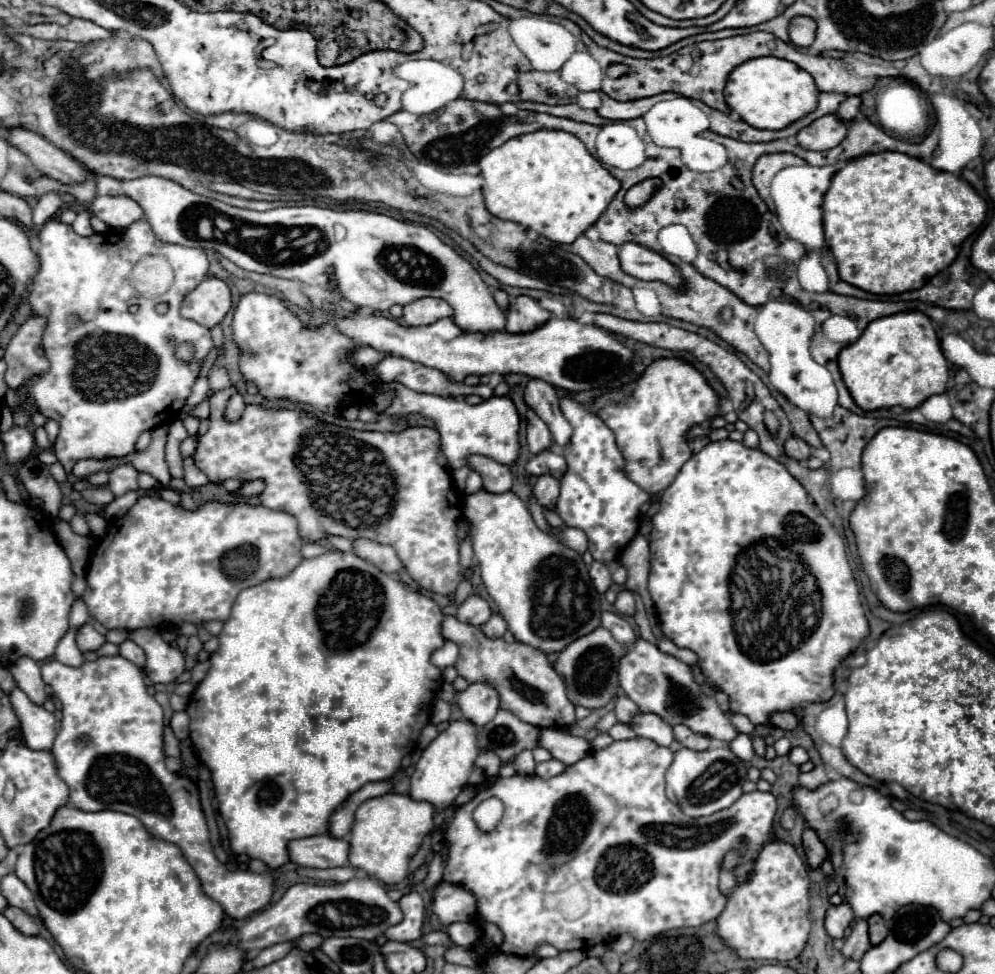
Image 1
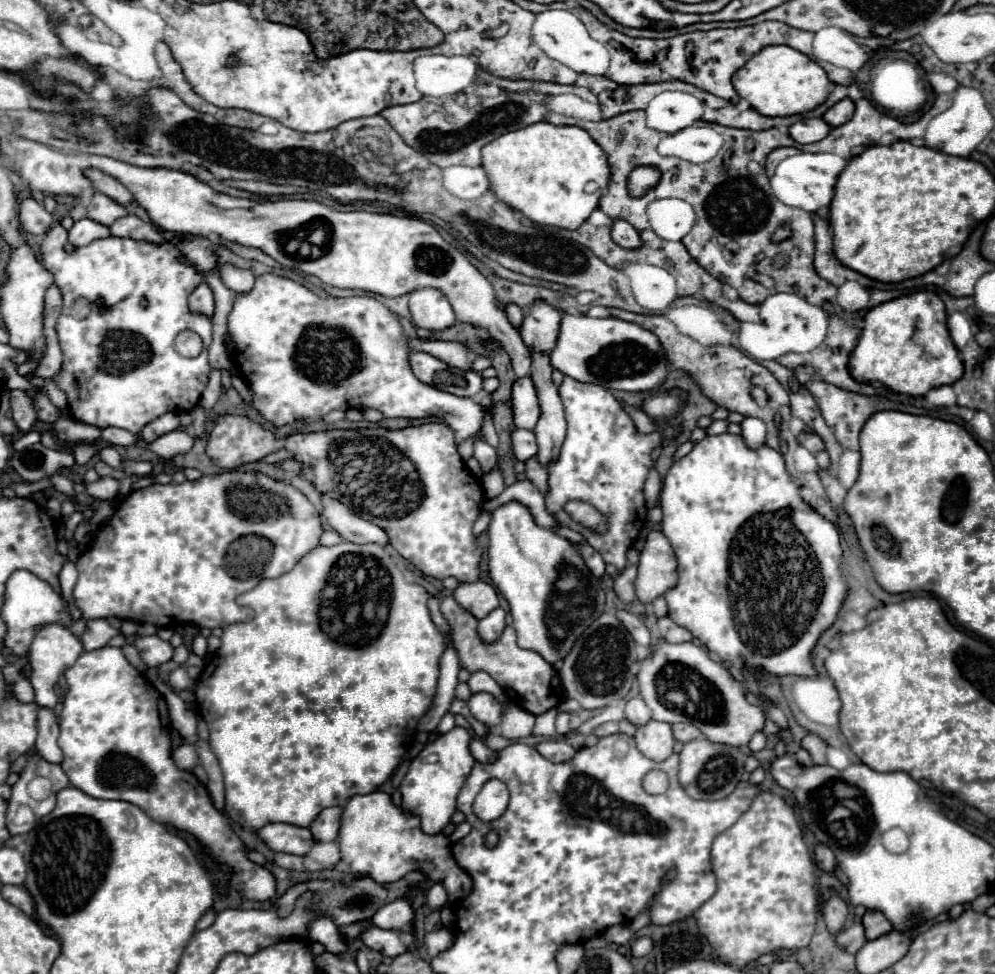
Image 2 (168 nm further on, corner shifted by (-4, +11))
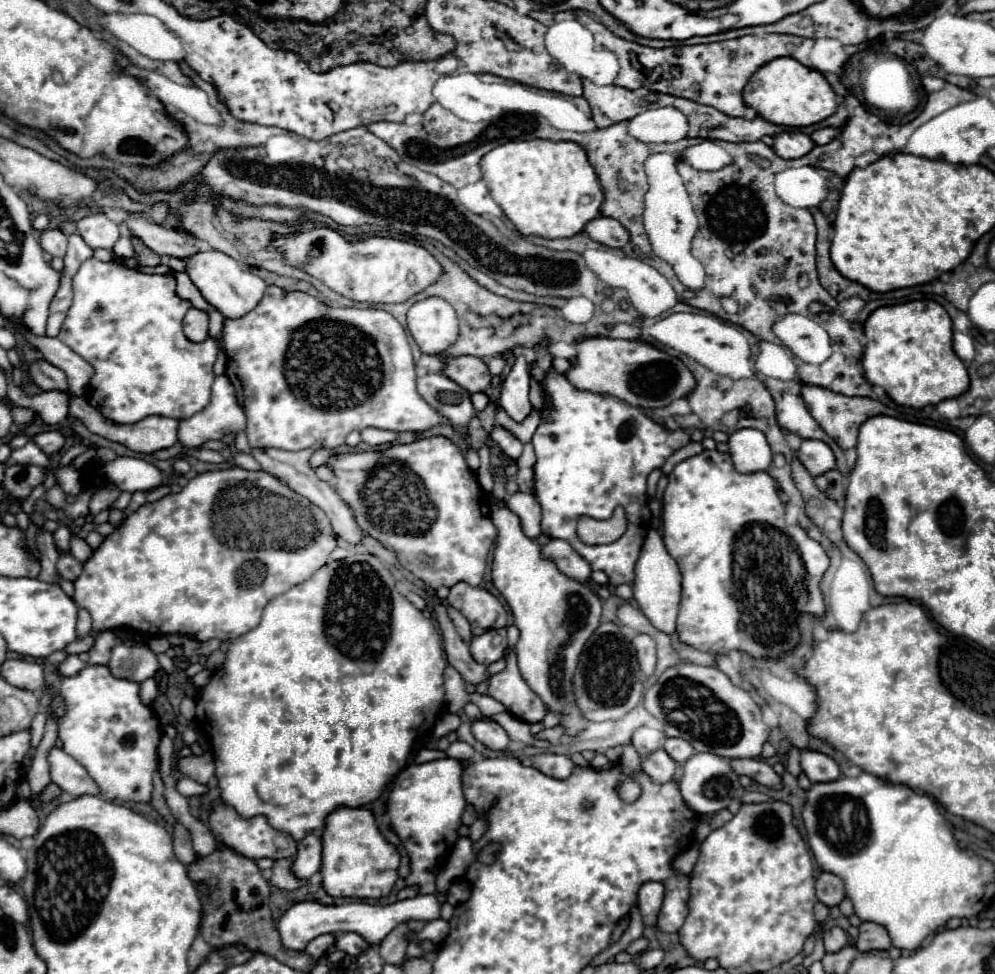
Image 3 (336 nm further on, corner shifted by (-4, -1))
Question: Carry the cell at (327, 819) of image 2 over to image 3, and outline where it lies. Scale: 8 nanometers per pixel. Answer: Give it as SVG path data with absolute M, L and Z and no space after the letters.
M308 834L304 840L298 842L298 852L294 858L294 864L290 866L290 872L298 880L308 880L314 872L320 870L322 862L322 842L318 834Z

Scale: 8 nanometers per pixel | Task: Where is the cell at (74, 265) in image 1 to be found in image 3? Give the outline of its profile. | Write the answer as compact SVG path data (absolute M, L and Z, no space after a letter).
M88 258L78 274L72 278L74 302L62 322L58 338L76 354L90 362L96 370L90 382L90 404L118 424L136 424L146 416L168 416L186 420L202 412L210 402L210 388L214 382L212 366L216 362L218 346L212 338L202 344L190 342L182 332L182 318L192 306L176 294L176 280L162 274L142 274L130 270L120 262L100 262Z

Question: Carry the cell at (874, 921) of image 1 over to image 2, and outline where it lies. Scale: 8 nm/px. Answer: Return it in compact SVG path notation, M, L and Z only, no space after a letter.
M868 910L862 918L862 924L866 928L866 938L868 940L880 938L882 934L888 934L894 928L892 922L880 910Z

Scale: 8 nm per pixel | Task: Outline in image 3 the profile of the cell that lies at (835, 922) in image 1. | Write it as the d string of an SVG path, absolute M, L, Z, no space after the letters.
M830 928L824 934L824 948L826 948L826 952L838 952L846 944L848 944L848 936L846 936L846 932L842 928Z

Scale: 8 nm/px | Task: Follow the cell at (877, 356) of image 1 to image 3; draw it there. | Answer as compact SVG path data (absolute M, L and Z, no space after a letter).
M914 300L896 306L882 306L874 310L864 322L866 348L862 356L862 368L870 384L882 386L890 398L900 406L924 408L934 406L946 398L956 398L964 394L970 386L970 378L964 362L954 354L952 348L952 320L948 312L934 300Z

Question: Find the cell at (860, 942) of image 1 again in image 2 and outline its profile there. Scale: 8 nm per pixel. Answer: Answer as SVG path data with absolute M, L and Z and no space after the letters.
M854 922L850 928L836 934L836 942L850 954L856 954L866 944L864 926L860 922Z

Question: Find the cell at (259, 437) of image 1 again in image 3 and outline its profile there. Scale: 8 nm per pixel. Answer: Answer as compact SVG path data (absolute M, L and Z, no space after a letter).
M432 436L404 446L390 446L384 452L346 452L334 456L328 466L336 474L336 492L352 508L358 526L392 550L412 574L432 588L450 588L456 582L478 586L482 582L486 556L498 530L492 524L488 500L478 484L476 472L468 468L462 450L452 440Z

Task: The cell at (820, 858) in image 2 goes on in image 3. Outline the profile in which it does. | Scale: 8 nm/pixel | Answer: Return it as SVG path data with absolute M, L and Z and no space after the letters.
M822 872L816 880L816 896L822 904L828 904L828 908L838 906L844 900L844 884L836 874Z

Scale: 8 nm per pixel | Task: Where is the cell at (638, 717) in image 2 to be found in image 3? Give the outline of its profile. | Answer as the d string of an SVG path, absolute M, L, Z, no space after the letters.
M646 726L640 728L640 730L632 736L632 744L634 744L634 748L638 750L640 756L652 754L654 750L658 750L658 748L662 746L662 742L664 742L664 736L662 736L658 730L646 728Z

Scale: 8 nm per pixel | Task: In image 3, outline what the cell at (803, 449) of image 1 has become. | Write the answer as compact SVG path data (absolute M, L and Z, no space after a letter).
M802 440L798 448L798 460L814 478L836 468L834 452L822 440Z

